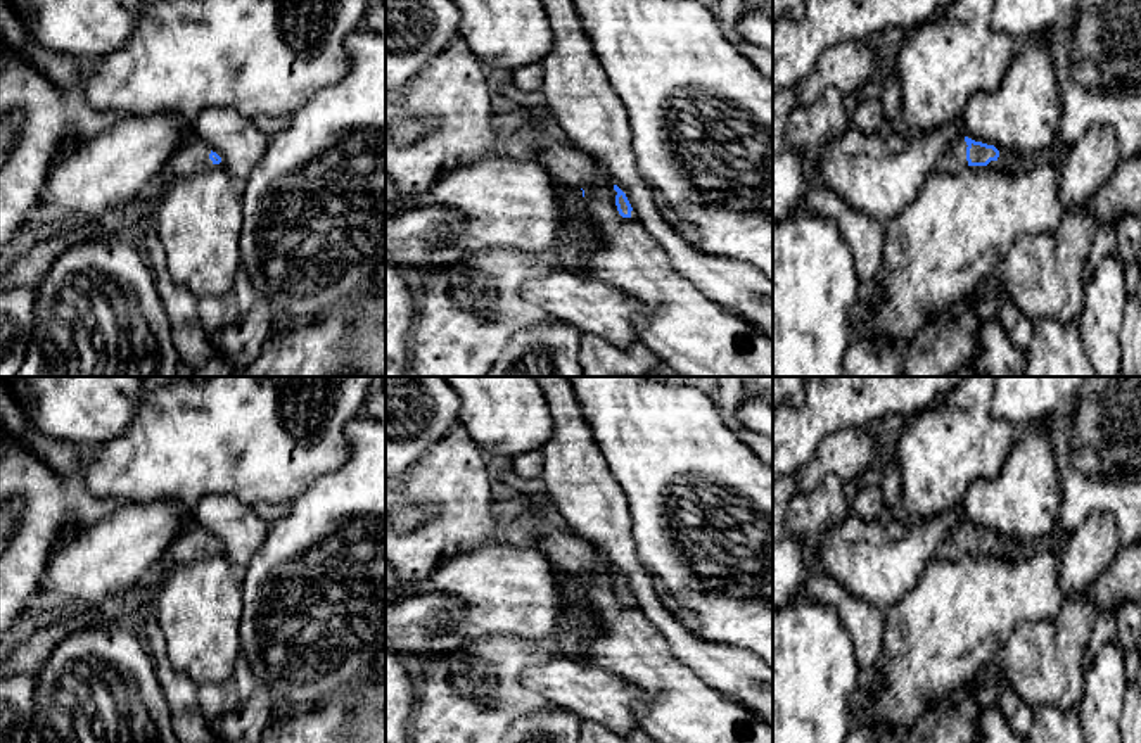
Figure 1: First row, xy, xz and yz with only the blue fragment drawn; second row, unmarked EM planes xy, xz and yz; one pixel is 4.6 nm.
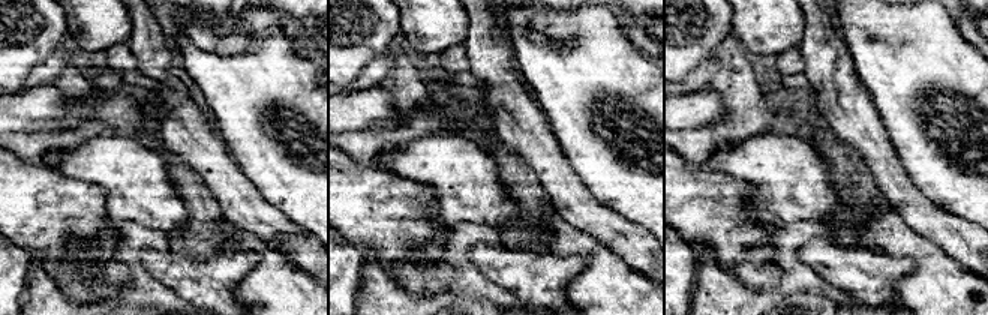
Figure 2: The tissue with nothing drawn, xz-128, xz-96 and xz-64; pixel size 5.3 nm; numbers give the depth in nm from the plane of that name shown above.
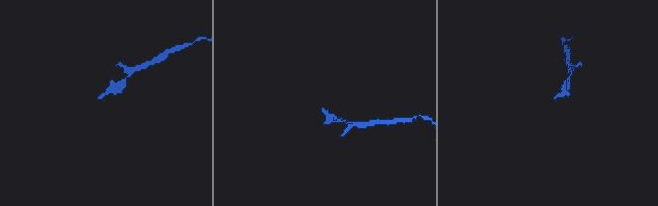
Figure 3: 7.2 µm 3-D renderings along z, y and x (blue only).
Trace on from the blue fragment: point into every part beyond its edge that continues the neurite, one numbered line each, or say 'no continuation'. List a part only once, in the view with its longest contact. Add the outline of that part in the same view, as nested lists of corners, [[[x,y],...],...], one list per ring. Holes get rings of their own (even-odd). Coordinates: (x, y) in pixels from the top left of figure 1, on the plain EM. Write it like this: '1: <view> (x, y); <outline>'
1: yz (953, 548); [[[965,525],[956,527],[937,548],[935,558],[958,562],[968,555]]]

